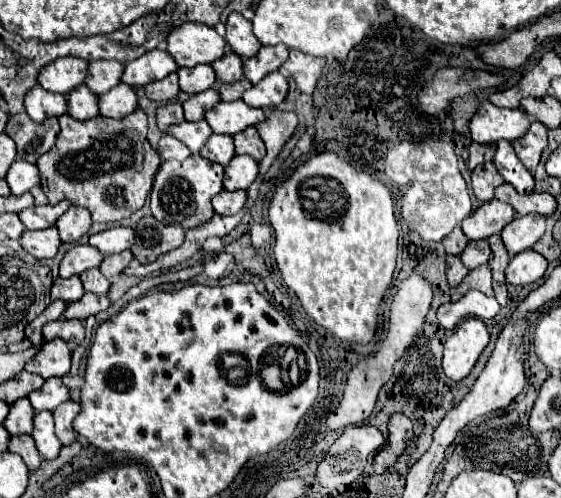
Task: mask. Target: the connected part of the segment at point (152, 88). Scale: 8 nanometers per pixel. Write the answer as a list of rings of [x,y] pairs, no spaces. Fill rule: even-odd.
[[[171,74],[163,80],[157,80],[157,82],[151,82],[145,86],[145,94],[147,98],[155,100],[155,102],[169,102],[173,100],[177,94],[181,92],[179,88],[179,80],[177,80],[177,74]]]

